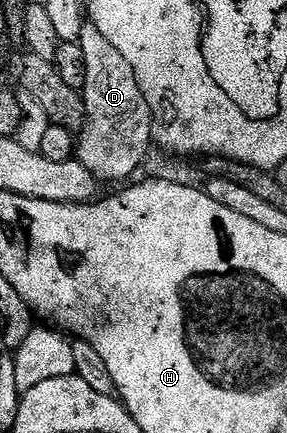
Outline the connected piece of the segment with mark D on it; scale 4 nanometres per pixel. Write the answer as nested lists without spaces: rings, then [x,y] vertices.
[[[85,25],[80,30],[79,43],[86,53],[86,85],[84,97],[84,126],[78,135],[78,158],[97,180],[131,180],[140,162],[153,146],[152,110],[134,77],[134,69],[126,57],[102,37],[98,27]]]

